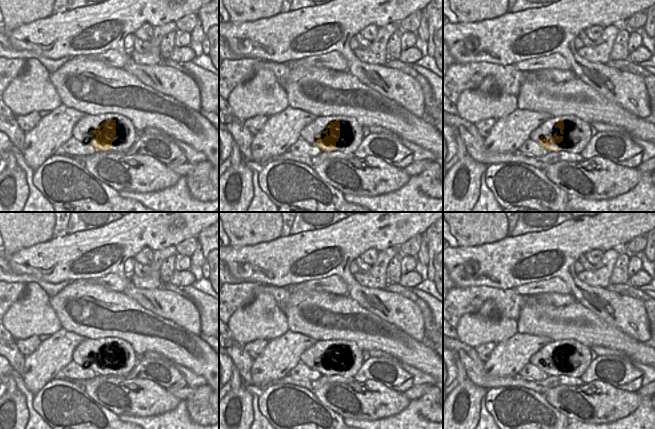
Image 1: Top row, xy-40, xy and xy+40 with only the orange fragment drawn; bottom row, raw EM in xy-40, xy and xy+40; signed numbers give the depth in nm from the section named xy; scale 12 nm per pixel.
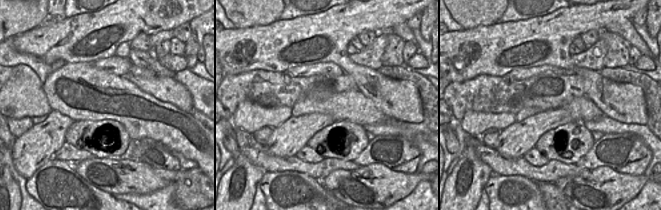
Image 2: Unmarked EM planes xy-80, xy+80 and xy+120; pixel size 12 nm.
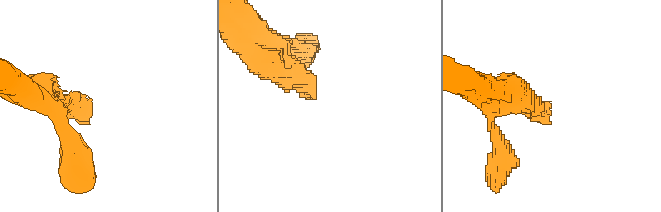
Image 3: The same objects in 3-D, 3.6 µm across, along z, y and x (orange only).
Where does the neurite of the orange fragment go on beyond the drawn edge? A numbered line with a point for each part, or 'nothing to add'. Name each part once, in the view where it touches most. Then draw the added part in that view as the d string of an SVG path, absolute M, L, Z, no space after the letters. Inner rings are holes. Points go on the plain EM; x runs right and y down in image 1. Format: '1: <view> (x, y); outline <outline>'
1: xy+40 (577, 357); outline M575 339L551 341L533 354L529 363L540 368L541 363L553 362L555 359L557 361L563 360L564 362L559 368L553 366L553 371L558 371L560 375L580 378L593 360L591 351L591 348ZM561 344L564 346L562 358L560 353L555 351Z

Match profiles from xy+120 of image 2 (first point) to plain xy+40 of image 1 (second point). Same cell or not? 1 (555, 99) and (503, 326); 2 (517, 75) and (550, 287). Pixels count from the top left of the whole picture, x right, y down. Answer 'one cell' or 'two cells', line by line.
1: two cells
2: one cell

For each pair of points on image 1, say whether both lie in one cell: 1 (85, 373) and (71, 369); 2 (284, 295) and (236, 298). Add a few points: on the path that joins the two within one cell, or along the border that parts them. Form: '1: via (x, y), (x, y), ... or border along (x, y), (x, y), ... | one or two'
1: via (82, 373), (74, 372) | one
2: via (272, 290), (251, 289), (248, 291) | one

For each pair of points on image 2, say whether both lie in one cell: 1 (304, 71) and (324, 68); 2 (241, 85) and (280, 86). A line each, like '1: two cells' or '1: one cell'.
1: one cell
2: one cell

